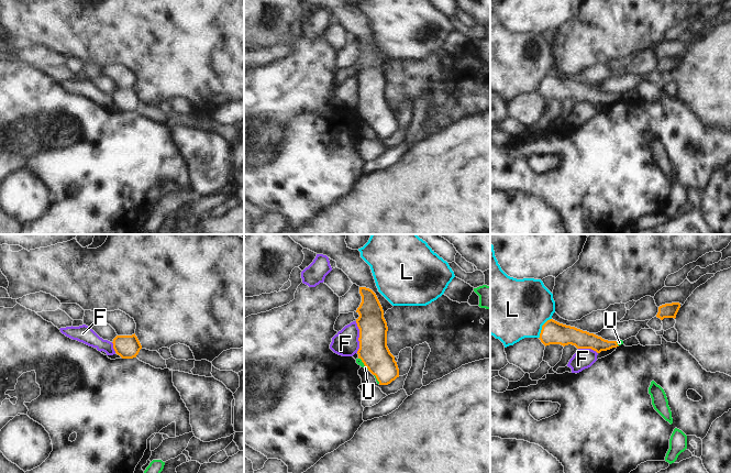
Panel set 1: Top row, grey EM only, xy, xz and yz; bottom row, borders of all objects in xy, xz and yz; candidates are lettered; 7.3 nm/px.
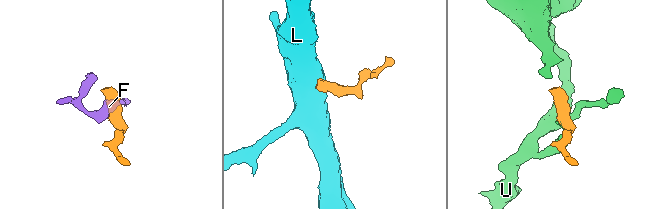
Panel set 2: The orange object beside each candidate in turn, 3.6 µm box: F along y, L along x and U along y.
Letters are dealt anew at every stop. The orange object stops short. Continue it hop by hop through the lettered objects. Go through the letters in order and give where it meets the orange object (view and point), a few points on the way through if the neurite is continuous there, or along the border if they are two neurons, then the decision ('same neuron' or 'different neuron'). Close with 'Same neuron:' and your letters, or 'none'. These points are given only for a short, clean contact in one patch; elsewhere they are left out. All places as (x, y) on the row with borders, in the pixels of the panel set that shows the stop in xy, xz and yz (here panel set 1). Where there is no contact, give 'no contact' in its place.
F: xz (360, 337) | along xz (355, 321), (358, 328), (357, 352) | different neuron
L: yz (542, 328) | along yz (551, 318), (542, 326), (539, 338) | different neuron
U: xz (363, 362) | across xz (374, 352), (363, 362), (358, 361) | same neuron
Same neuron: U

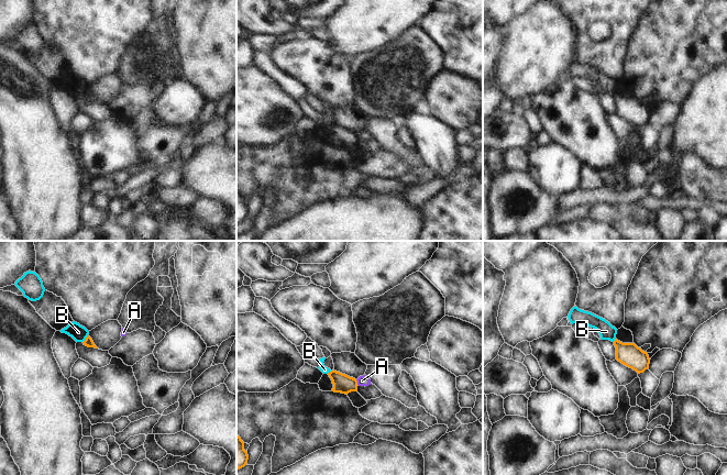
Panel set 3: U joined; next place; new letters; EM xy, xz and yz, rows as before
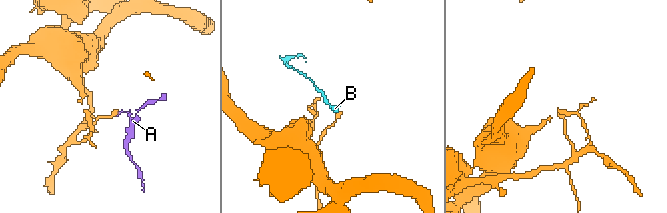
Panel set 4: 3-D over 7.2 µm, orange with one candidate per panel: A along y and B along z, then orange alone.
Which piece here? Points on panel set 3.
A: xz (356, 383) | along xz (355, 379), (359, 385) | different neuron
B: xy (86, 339) | along xy (88, 335), (83, 342) | different neuron
Same neuron: none

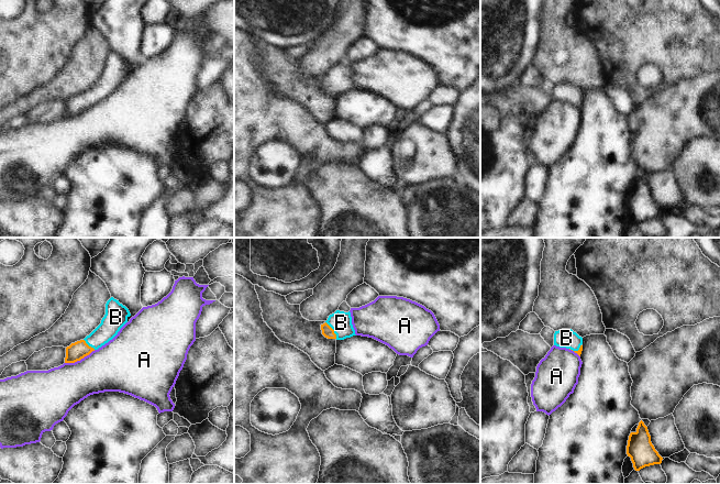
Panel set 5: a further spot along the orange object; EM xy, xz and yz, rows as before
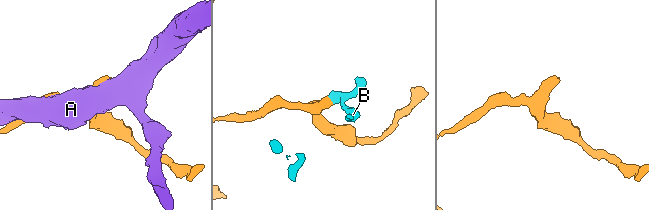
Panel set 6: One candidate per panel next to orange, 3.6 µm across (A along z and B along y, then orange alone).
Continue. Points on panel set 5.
A: xy (79, 360) | different neuron
B: xz (333, 330) | across xz (327, 330), (333, 330), (341, 322) | same neuron
Same neuron: B

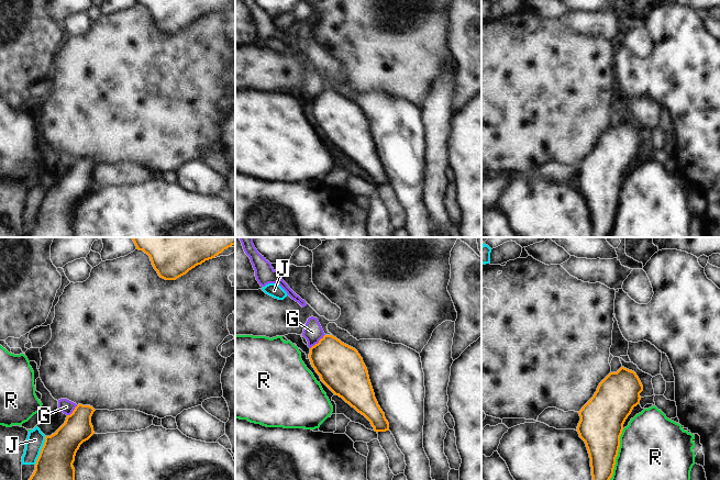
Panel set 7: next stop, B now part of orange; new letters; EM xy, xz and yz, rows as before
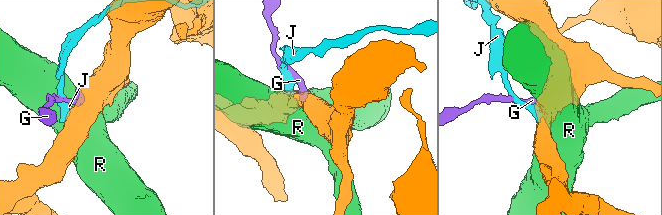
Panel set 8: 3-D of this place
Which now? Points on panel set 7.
G: xz (319, 342) | along xz (324, 334), (310, 348) | different neuron
J: xy (41, 450) | along xy (45, 436), (44, 444), (34, 464) | different neuron
R: yz (617, 453) | different neuron
Same neuron: none

